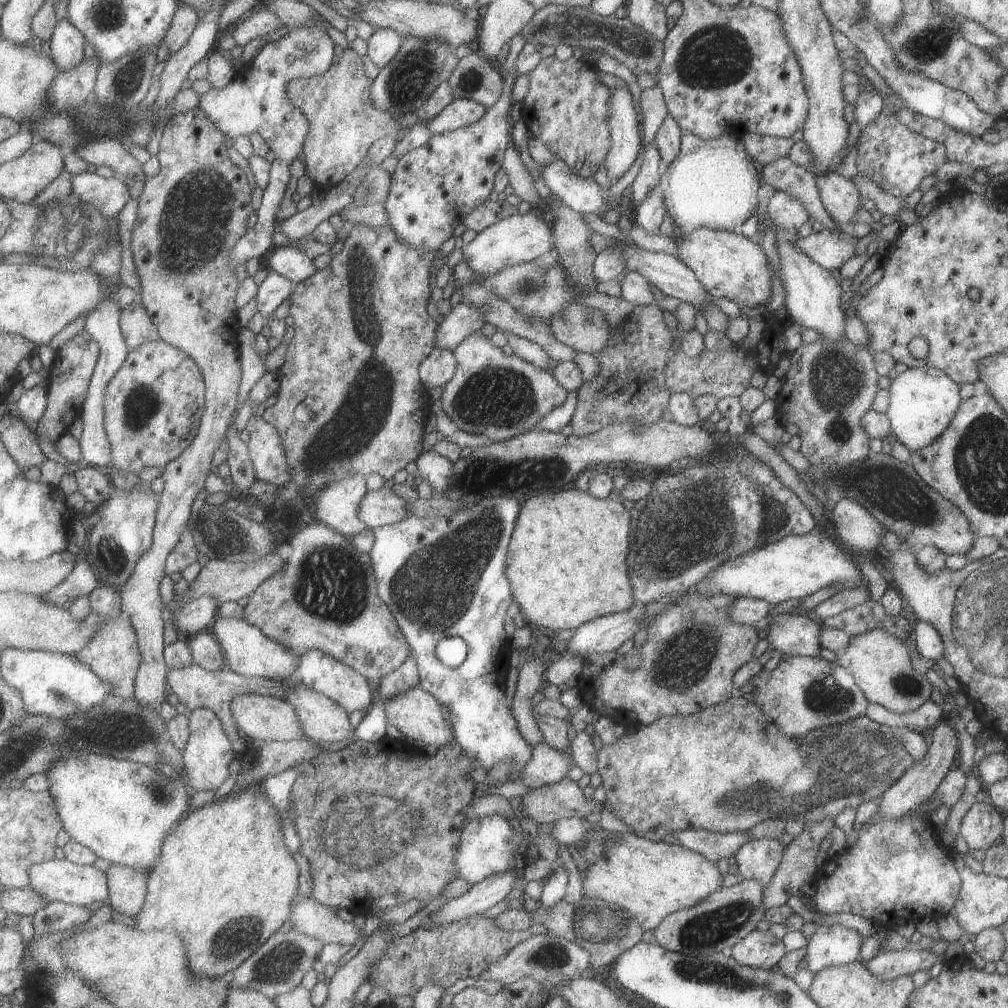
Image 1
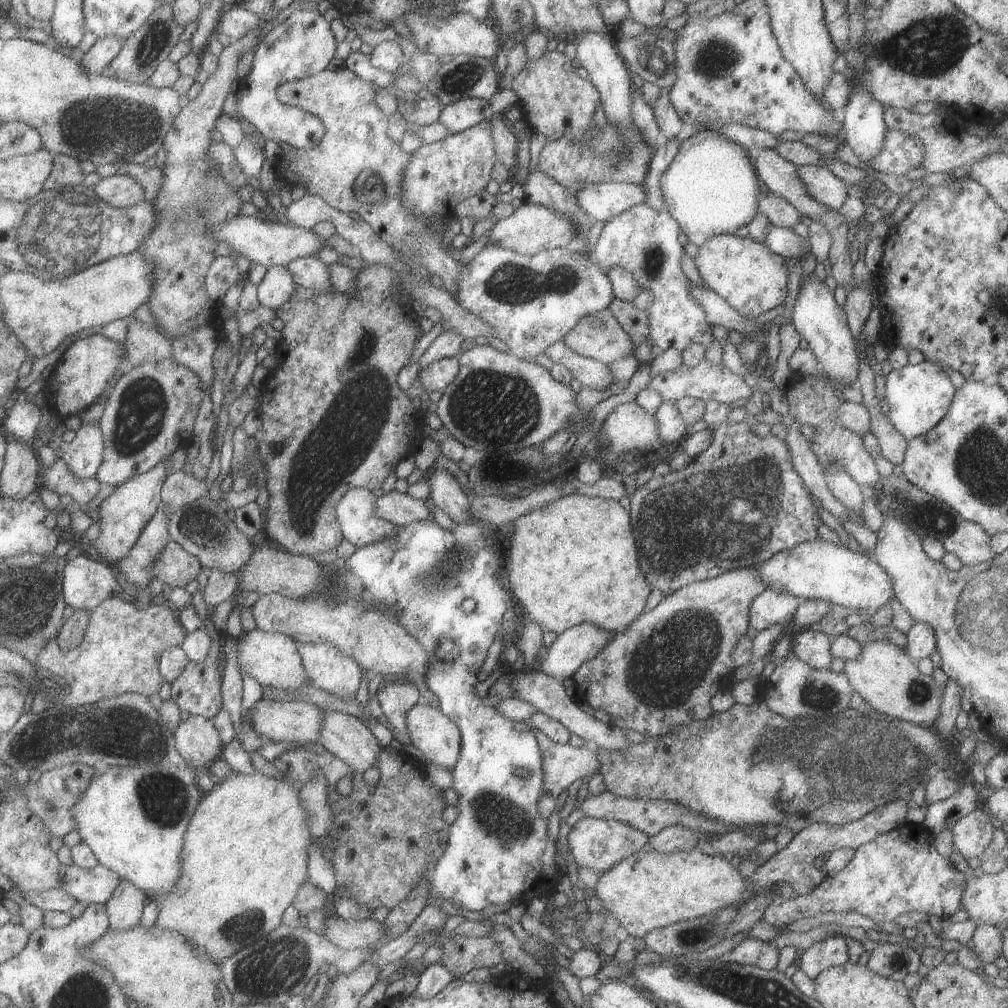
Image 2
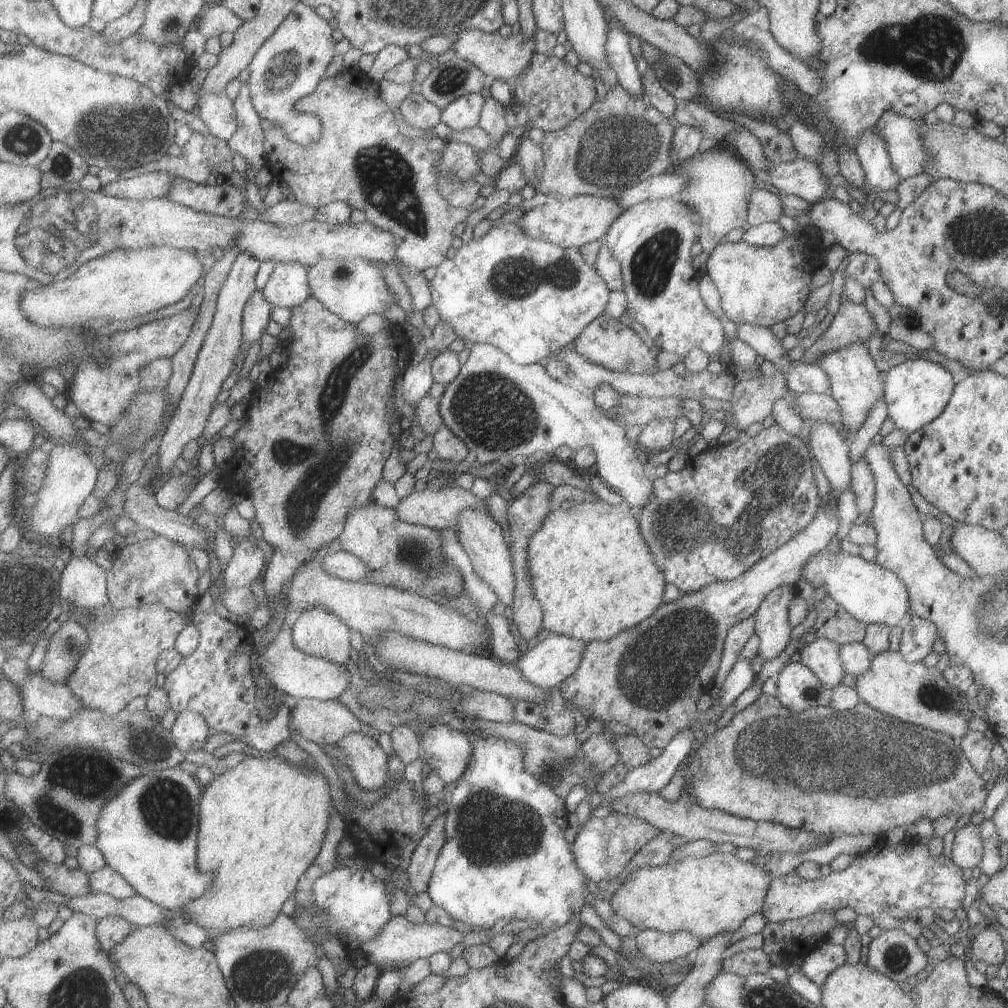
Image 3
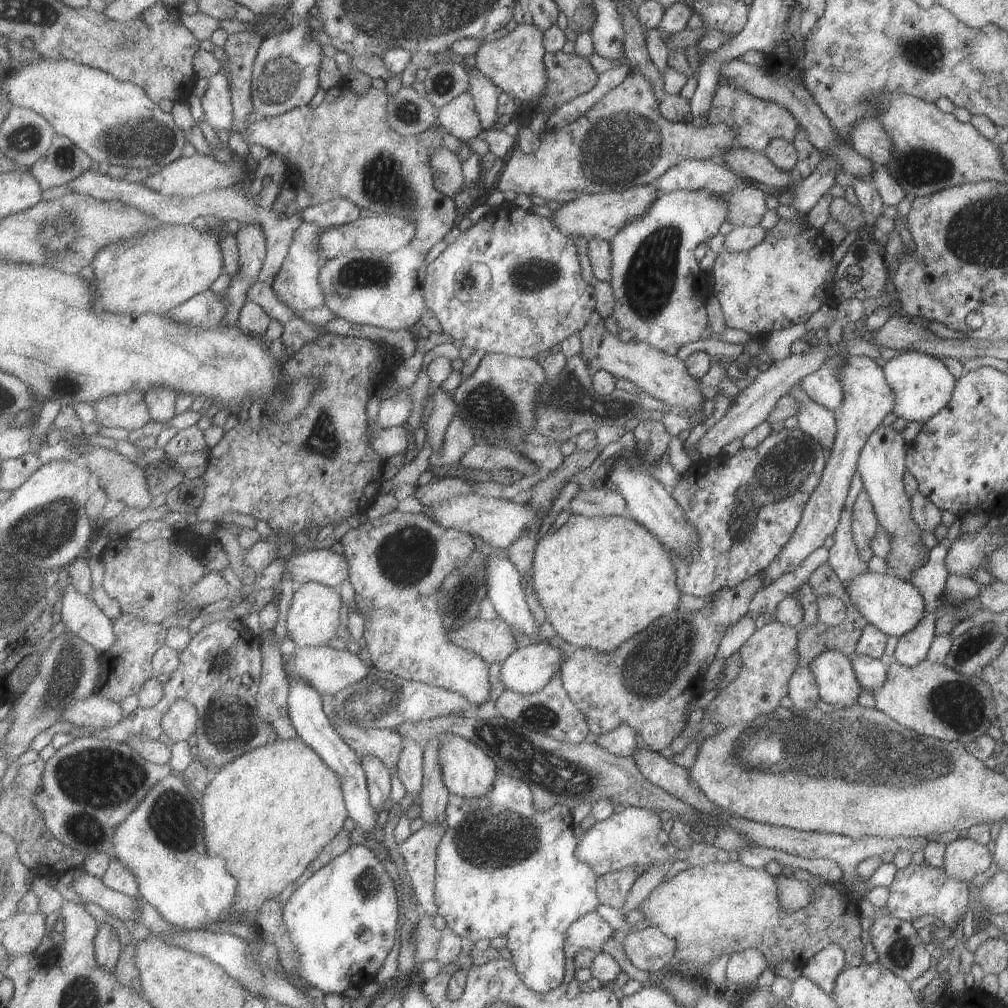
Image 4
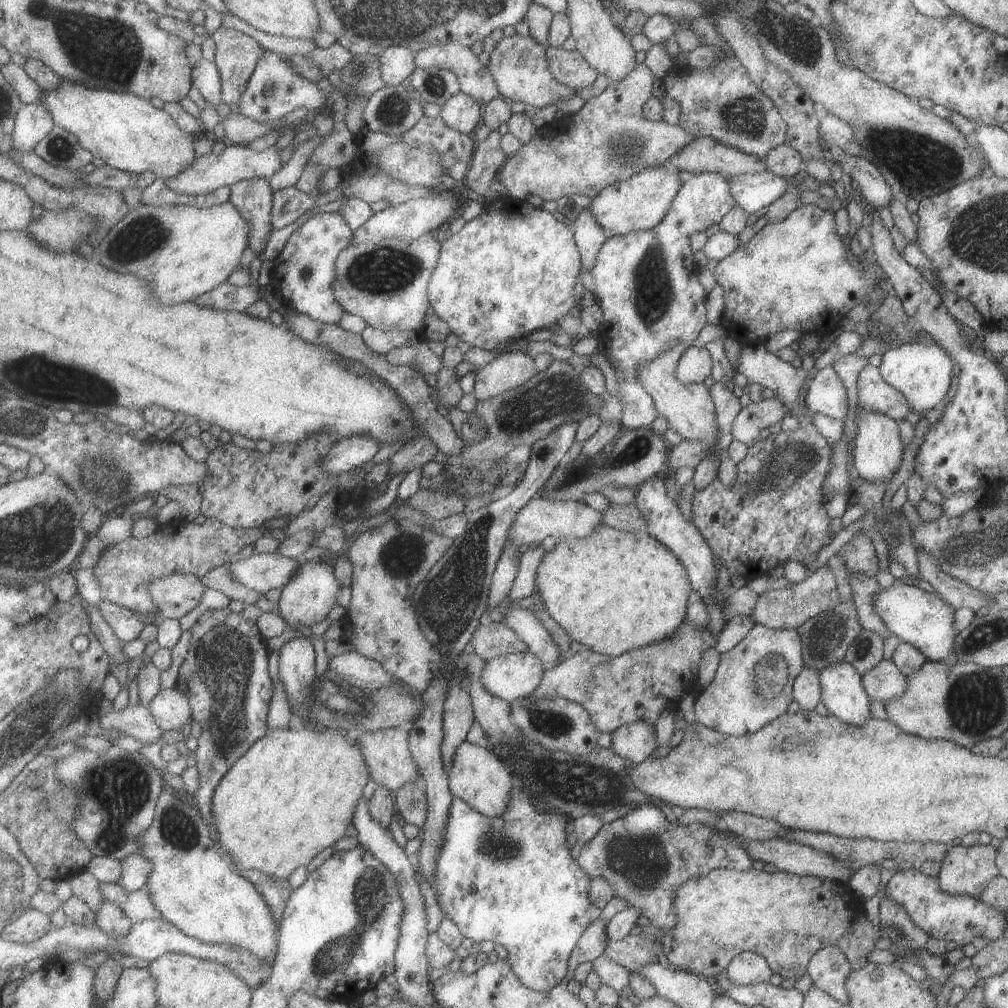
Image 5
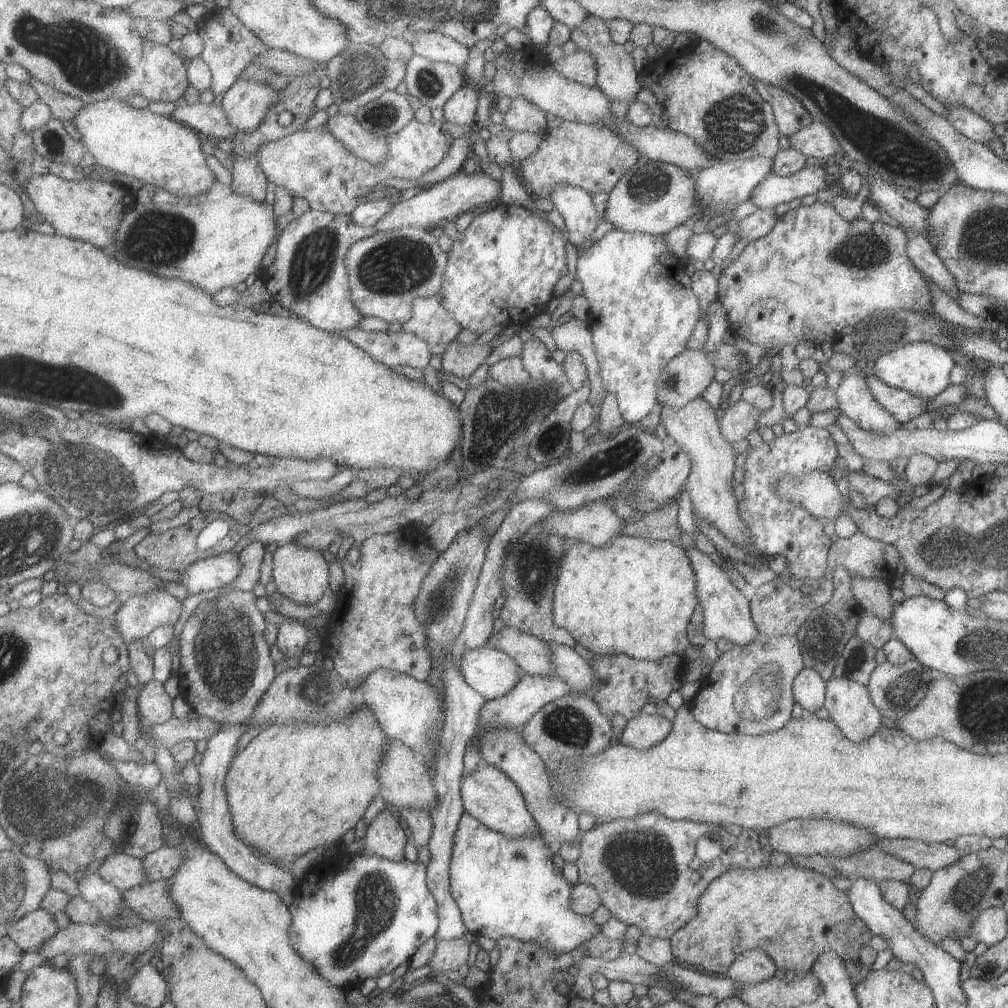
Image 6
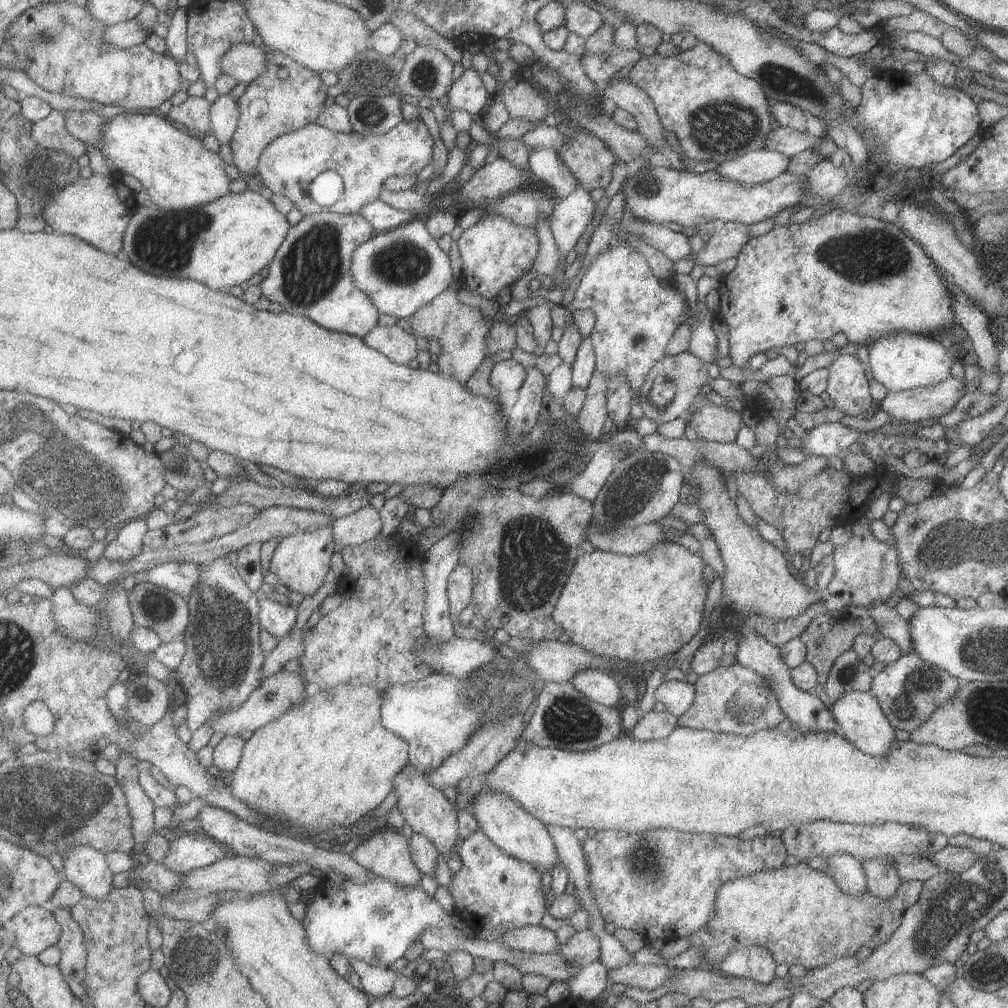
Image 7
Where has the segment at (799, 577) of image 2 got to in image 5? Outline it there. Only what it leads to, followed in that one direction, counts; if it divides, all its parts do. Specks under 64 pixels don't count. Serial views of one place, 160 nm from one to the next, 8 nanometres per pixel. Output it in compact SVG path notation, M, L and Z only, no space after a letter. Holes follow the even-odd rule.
M894 578L889 588L874 592L872 605L875 614L883 621L891 635L897 636L899 641L911 644L920 650L929 661L938 663L954 662L952 642L955 629L952 627L953 608L943 601L937 594L928 593L915 585L903 584Z

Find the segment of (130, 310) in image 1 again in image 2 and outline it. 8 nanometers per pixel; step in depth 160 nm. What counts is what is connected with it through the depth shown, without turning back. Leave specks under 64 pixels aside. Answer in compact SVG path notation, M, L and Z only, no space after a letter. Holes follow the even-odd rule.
M129 318L128 334L126 337L127 360L130 367L139 366L149 360L167 360L174 356L173 343L165 338L151 324Z

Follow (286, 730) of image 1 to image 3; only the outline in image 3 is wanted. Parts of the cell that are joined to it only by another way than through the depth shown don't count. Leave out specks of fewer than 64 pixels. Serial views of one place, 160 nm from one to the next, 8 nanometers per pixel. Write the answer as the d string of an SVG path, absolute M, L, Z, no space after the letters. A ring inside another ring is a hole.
M299 699L291 710L290 724L291 729L317 745L335 744L353 732L367 734L376 741L380 734L375 728L363 724L336 699Z

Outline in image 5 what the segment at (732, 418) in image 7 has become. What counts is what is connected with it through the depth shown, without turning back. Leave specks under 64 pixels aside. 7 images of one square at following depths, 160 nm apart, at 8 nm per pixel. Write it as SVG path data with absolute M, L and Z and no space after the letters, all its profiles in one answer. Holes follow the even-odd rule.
M777 397L747 404L732 422L732 438L749 446L759 438L762 428L779 422L785 413L786 408Z

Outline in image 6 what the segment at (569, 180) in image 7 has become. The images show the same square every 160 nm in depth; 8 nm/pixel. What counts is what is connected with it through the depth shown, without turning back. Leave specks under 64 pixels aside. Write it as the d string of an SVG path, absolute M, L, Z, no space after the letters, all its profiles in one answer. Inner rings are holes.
M555 185L546 199L562 216L568 241L576 249L583 248L603 221L599 208L591 201L591 195L579 187Z

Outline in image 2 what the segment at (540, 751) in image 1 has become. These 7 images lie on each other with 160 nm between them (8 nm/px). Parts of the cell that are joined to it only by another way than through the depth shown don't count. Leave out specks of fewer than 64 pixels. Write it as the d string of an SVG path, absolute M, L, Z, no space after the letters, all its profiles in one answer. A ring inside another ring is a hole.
M524 721L526 726L530 728L535 740L540 746L541 759L543 760L543 790L547 795L553 797L554 800L562 798L567 792L567 788L577 779L588 780L593 775L599 773L599 756L595 748L592 746L583 746L574 748L571 744L560 744L552 742L547 736L544 736L531 724Z

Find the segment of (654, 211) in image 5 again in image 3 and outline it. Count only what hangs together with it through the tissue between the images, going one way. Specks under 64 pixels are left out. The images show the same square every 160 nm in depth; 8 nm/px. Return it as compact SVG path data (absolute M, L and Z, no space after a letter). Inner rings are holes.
M578 195L569 199L548 201L544 205L527 210L515 224L523 230L523 234L531 238L541 238L546 242L563 248L579 248L592 241L602 242L607 228L623 210L615 202L614 197L595 197L594 195Z

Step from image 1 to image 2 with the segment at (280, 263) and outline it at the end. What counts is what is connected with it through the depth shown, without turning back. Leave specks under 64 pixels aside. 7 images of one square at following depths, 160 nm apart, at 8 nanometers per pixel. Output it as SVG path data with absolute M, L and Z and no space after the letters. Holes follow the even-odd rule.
M305 256L293 260L286 268L291 270L295 281L313 292L331 292L335 290L329 280L329 270L316 256Z

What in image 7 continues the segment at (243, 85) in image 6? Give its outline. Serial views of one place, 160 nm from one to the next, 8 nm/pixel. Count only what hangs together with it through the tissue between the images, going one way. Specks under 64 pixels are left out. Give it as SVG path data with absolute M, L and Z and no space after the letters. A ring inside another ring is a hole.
M231 94L220 95L212 104L212 134L219 140L220 144L229 142L231 144L237 132L240 116L242 115L239 101Z

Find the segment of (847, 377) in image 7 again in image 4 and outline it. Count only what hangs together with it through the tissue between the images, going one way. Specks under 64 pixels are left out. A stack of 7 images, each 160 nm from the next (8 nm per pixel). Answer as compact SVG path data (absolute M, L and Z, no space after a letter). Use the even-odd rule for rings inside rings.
M879 426L869 434L863 448L860 449L856 463L863 489L869 496L880 532L888 538L888 552L884 559L886 573L910 582L914 571L923 564L924 549L920 529L912 522L910 498L904 492L902 475L906 471L904 464L907 443L901 434L891 426Z

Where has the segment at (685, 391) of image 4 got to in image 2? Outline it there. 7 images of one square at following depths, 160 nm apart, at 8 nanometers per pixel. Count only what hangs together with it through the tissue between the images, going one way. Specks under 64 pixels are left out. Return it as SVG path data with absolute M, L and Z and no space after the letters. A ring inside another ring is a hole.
M605 308L579 318L563 336L563 344L578 356L588 357L603 365L631 355L631 340Z

